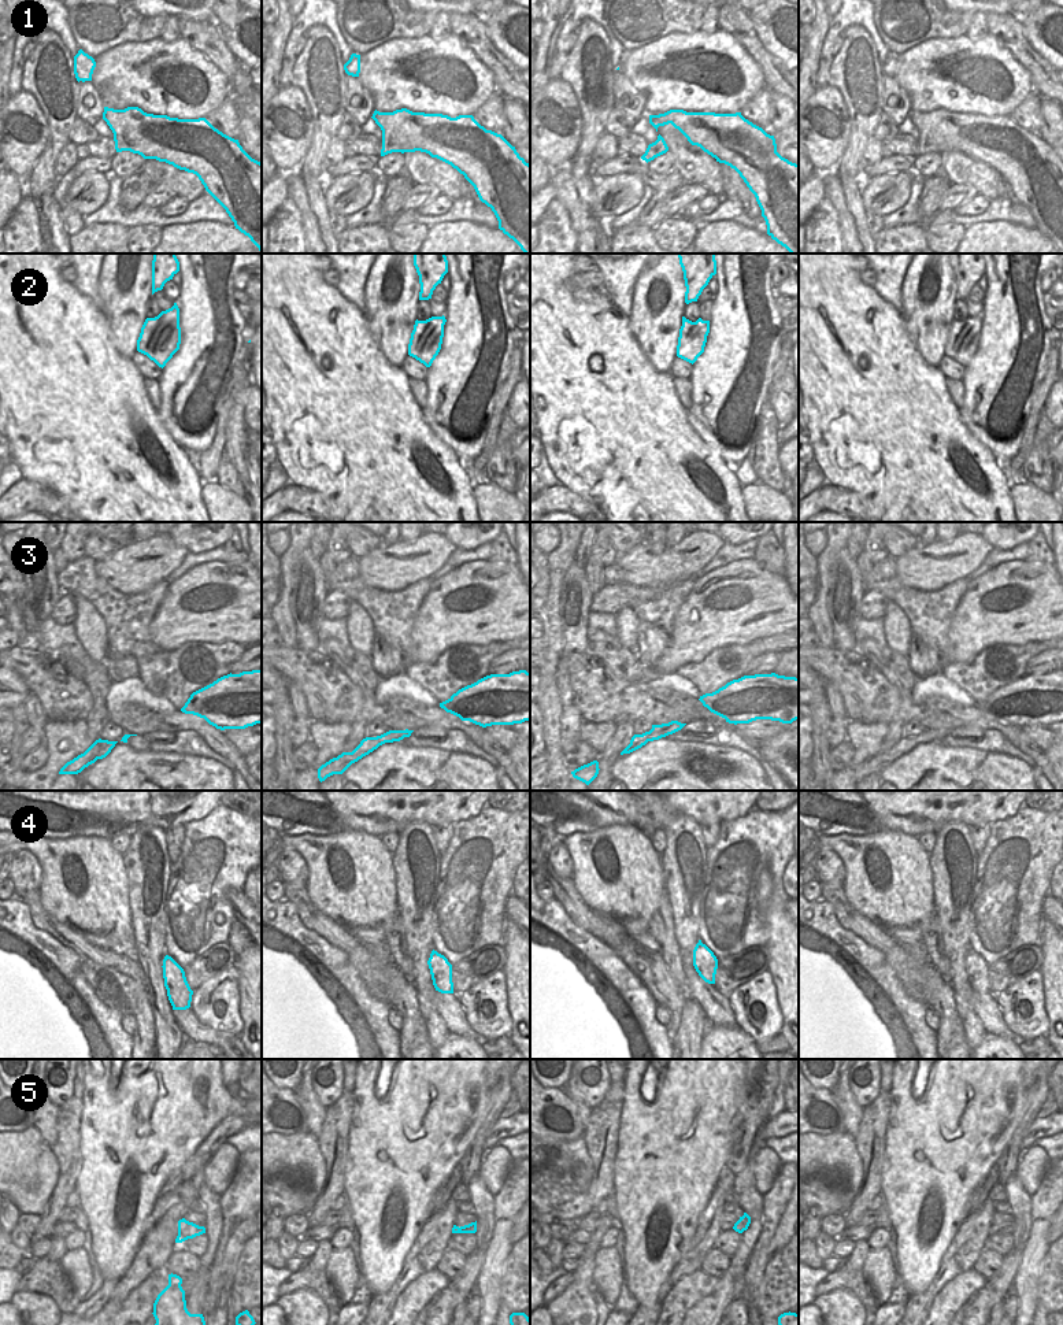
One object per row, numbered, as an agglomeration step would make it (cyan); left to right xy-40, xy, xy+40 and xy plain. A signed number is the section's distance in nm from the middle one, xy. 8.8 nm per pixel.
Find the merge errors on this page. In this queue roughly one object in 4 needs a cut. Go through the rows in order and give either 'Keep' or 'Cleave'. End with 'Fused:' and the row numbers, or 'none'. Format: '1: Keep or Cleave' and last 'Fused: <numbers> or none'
1: Keep
2: Keep
3: Keep
4: Cleave
5: Keep
Fused: 4

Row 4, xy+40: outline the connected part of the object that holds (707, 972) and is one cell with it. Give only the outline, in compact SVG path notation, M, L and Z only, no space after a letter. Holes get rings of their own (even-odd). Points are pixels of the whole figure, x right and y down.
M707 961L703 966L695 966L699 976L708 984L715 984L718 962Z

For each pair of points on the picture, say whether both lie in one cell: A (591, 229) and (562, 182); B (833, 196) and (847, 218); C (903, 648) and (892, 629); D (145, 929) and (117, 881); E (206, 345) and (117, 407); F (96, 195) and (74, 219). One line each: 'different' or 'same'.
A: same
B: same
C: same
D: same
E: different
F: different

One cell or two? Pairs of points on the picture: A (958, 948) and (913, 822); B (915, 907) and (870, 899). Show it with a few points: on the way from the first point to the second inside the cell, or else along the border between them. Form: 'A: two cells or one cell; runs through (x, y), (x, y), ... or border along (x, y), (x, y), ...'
A: two cells; border along (885, 829), (899, 829), (918, 837)
B: one cell; runs through (904, 899), (881, 899)

